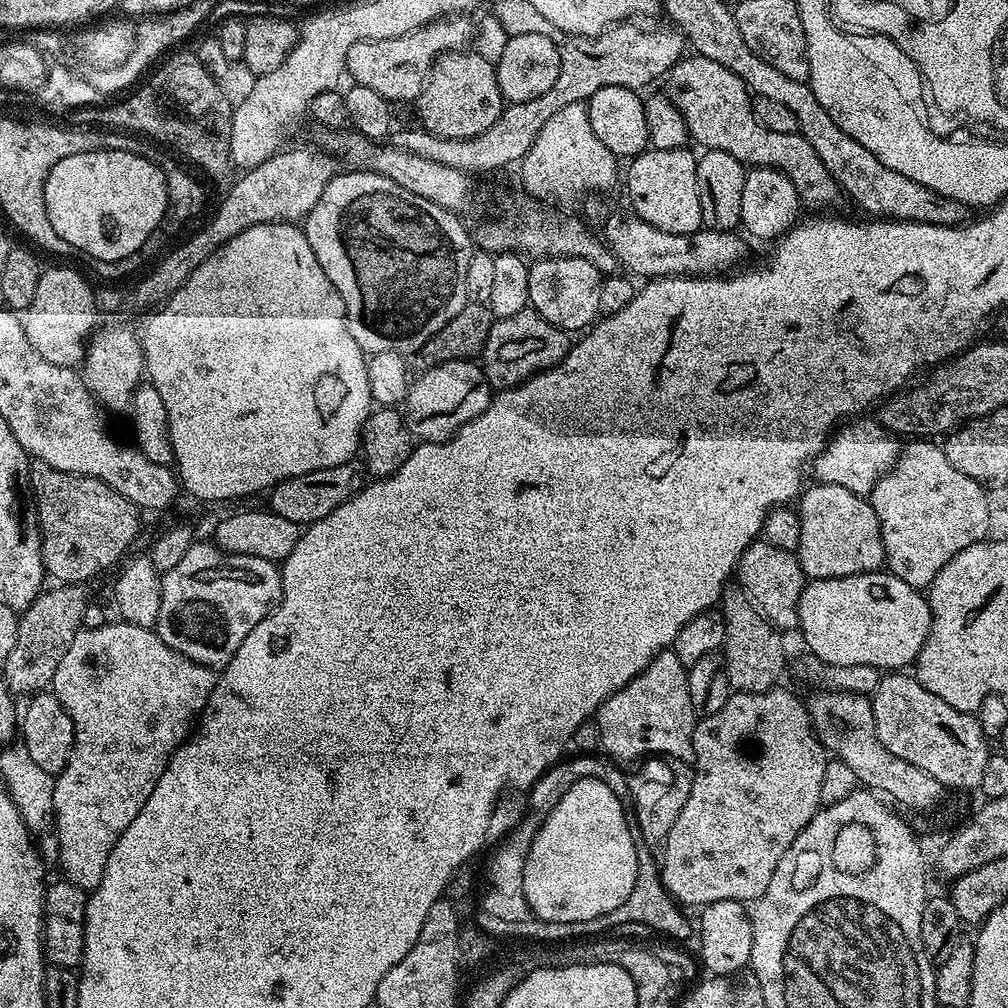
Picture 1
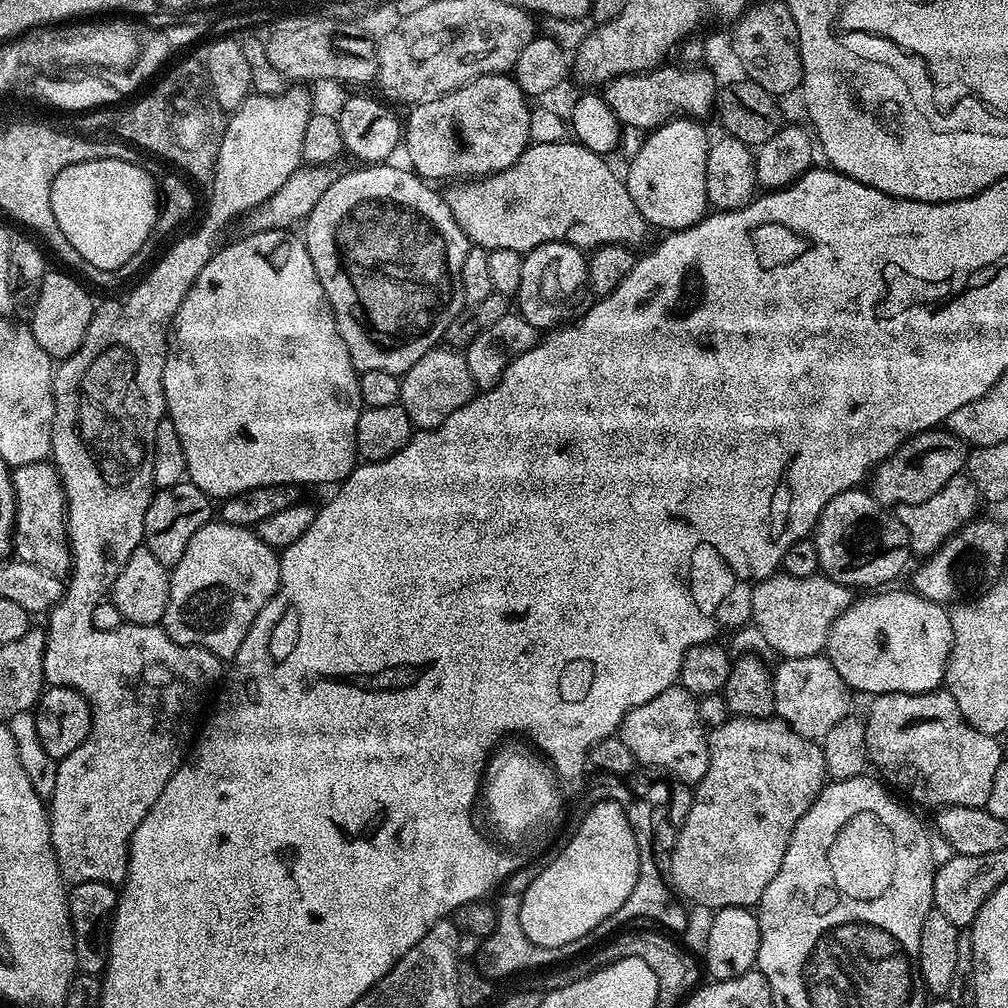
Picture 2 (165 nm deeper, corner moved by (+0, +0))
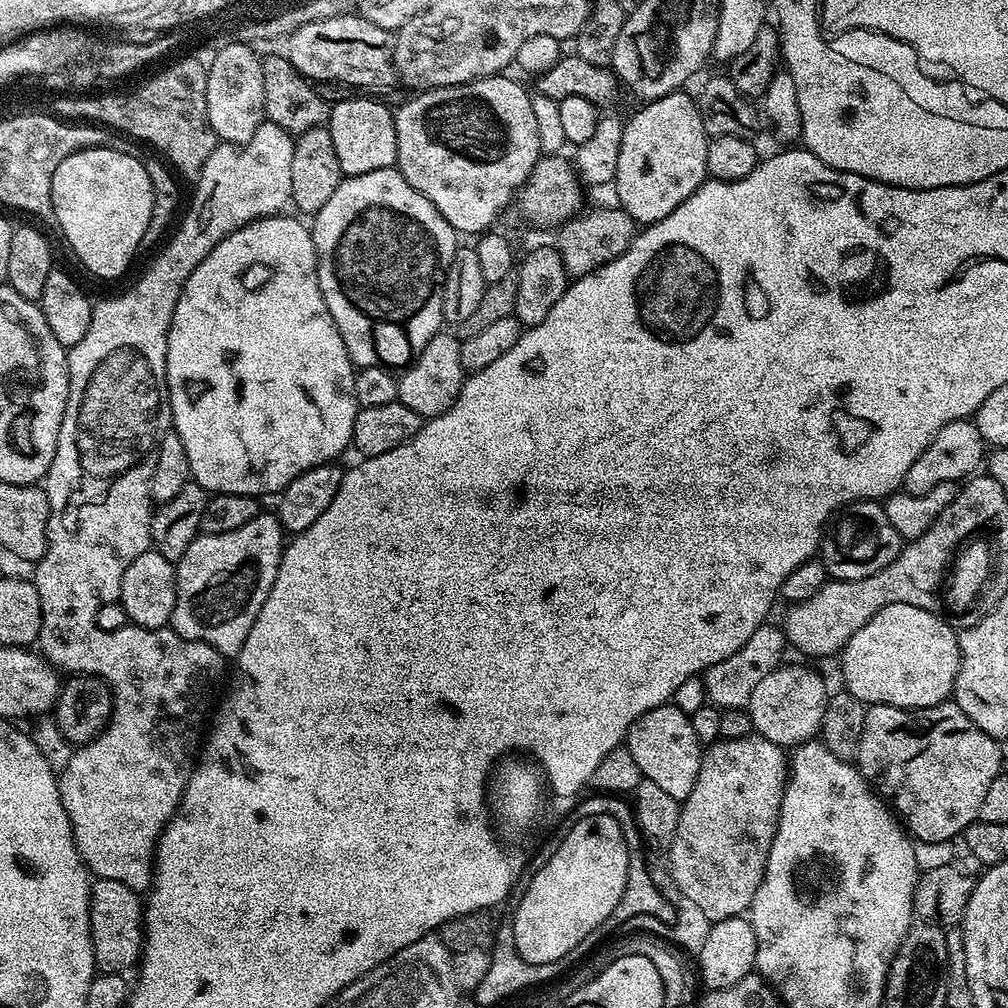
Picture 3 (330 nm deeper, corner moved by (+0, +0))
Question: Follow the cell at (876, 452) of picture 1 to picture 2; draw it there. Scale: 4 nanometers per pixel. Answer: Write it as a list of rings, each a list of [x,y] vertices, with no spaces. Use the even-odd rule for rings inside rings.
[[[918,432],[888,455],[881,464],[876,465],[870,476],[870,495],[885,506],[926,502],[934,498],[934,494],[938,494],[938,490],[942,490],[942,486],[946,486],[950,478],[961,475],[965,464],[966,445],[952,432]]]

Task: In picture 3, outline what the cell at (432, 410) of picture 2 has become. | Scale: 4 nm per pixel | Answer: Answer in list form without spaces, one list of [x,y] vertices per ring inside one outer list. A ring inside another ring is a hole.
[[[441,330],[426,342],[426,350],[409,367],[399,373],[396,385],[398,394],[396,399],[401,404],[410,406],[421,418],[431,418],[442,414],[450,408],[458,398],[466,379],[462,366],[461,337],[451,336],[447,330]]]

